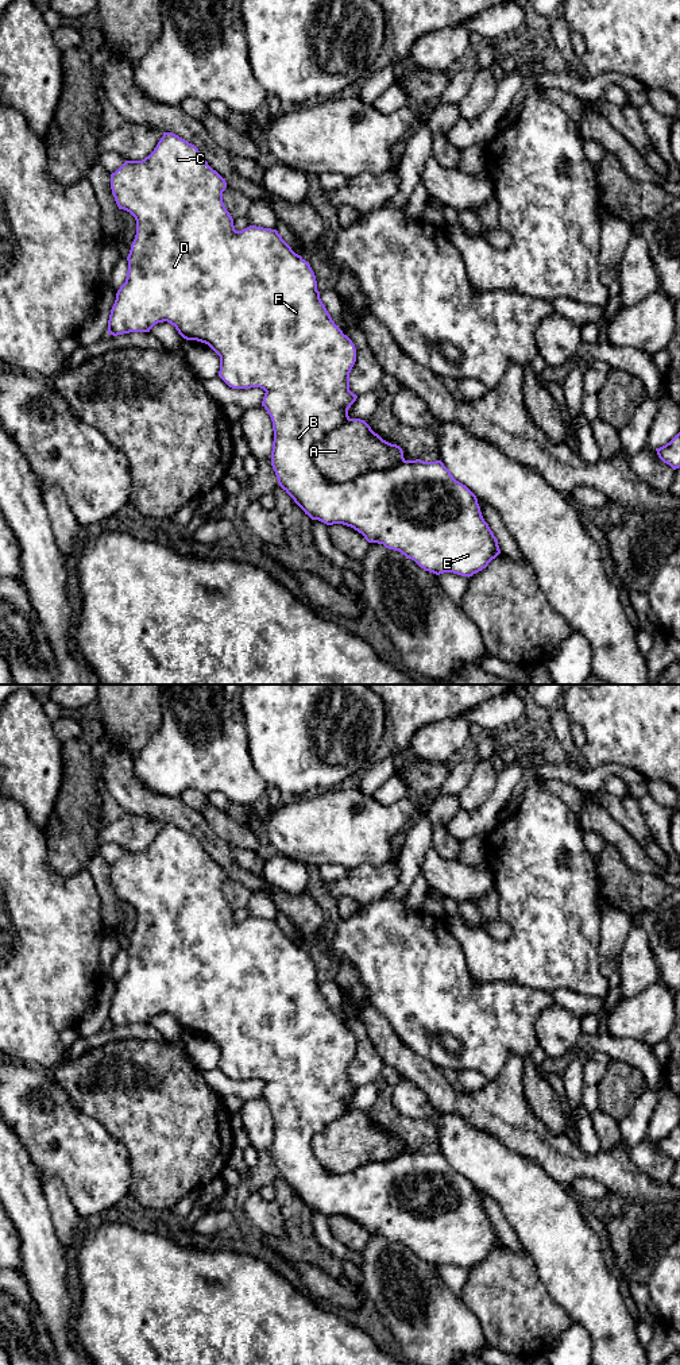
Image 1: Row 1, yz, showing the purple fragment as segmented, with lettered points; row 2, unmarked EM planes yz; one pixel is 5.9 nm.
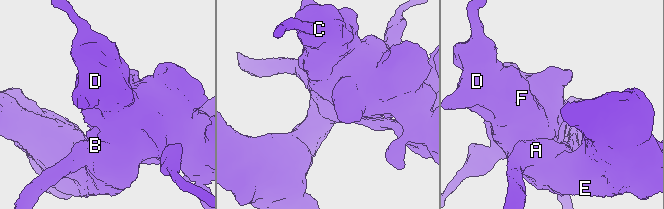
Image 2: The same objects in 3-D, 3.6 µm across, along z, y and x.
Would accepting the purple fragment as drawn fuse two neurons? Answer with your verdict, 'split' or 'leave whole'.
split

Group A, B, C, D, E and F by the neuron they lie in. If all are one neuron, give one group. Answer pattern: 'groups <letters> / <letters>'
groups A / B C D E F

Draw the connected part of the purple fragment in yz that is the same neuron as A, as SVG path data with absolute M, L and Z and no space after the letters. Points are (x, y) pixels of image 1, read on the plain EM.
M348 1110L313 1137L313 1153L331 1173L343 1175L363 1164L403 1153L399 1137L383 1131L360 1110Z

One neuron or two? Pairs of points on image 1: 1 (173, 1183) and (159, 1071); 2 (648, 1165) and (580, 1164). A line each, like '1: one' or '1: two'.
1: one
2: two

